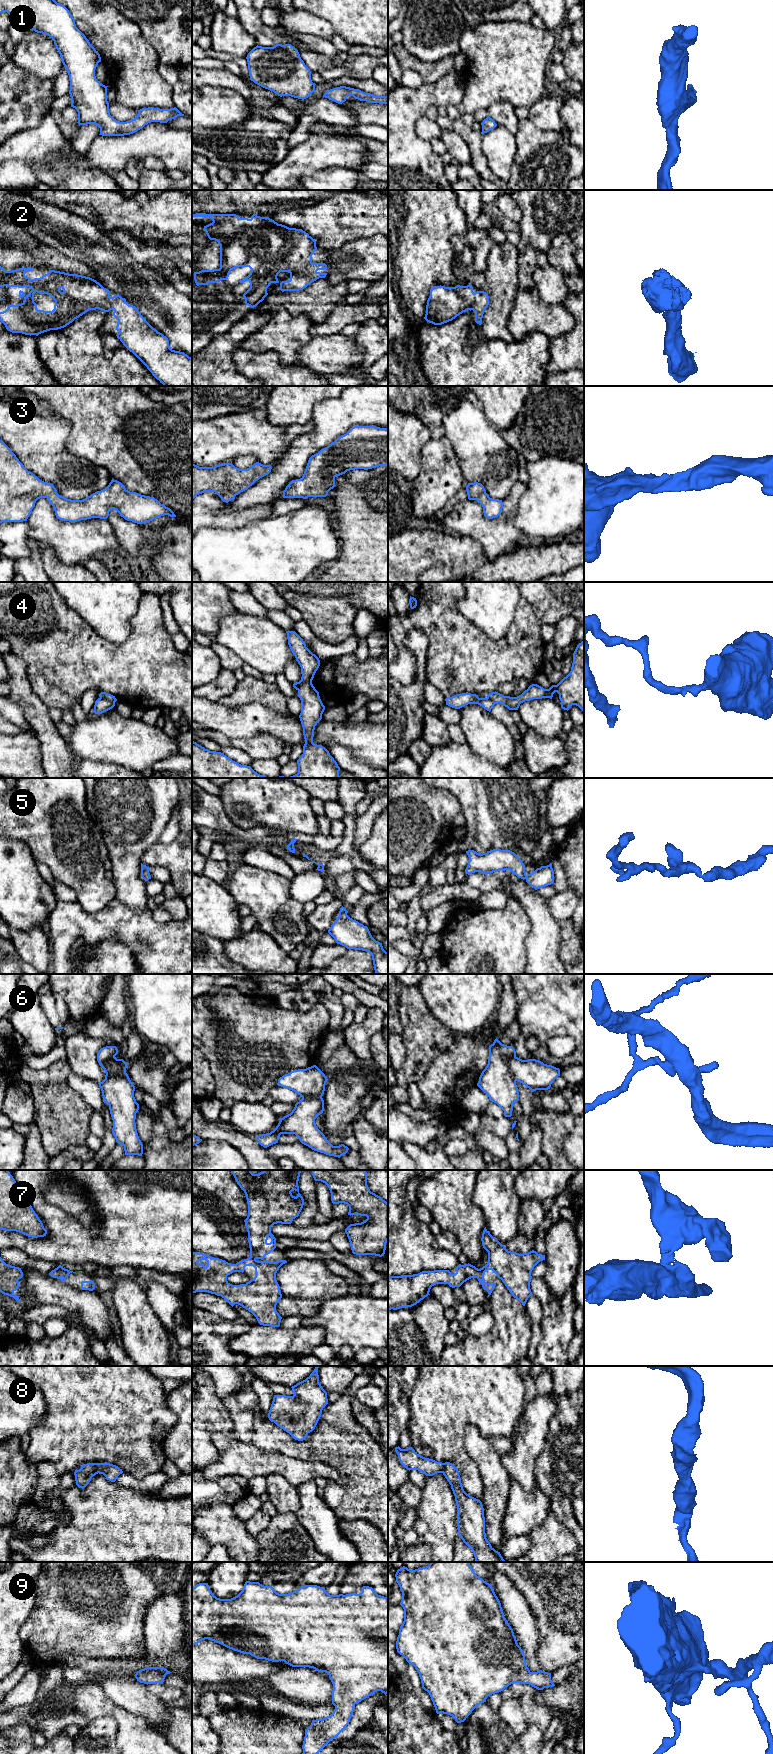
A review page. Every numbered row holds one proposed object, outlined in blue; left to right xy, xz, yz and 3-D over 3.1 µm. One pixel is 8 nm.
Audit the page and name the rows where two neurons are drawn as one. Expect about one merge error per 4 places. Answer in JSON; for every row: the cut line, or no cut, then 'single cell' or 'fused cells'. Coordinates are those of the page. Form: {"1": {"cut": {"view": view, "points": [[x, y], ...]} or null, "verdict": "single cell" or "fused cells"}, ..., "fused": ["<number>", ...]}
{"1": {"cut": null, "verdict": "single cell"}, "2": {"cut": null, "verdict": "single cell"}, "3": {"cut": null, "verdict": "single cell"}, "4": {"cut": {"view": "xy", "points": [[100, 697], [114, 702]]}, "verdict": "fused cells"}, "5": {"cut": null, "verdict": "single cell"}, "6": {"cut": {"view": "xy", "points": [[104, 1063], [104, 1066], [112, 1072], [125, 1071]]}, "verdict": "fused cells"}, "7": {"cut": null, "verdict": "single cell"}, "8": {"cut": null, "verdict": "single cell"}, "9": {"cut": null, "verdict": "single cell"}, "fused": ["4", "6"]}

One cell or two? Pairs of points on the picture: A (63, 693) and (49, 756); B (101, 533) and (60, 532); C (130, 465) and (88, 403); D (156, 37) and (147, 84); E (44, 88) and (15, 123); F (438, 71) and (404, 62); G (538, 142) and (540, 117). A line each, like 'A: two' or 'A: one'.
A: two
B: one
C: one
D: two
E: one
F: one
G: two

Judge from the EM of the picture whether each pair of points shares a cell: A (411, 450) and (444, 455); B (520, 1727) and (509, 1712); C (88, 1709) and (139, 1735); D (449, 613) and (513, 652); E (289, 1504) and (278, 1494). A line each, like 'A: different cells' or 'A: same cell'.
A: different cells
B: same cell
C: same cell
D: same cell
E: same cell

